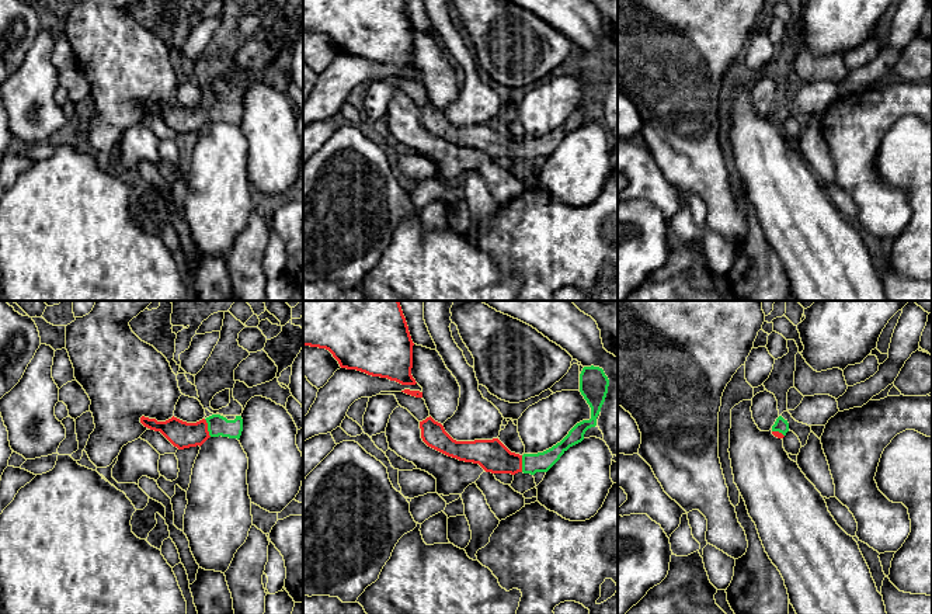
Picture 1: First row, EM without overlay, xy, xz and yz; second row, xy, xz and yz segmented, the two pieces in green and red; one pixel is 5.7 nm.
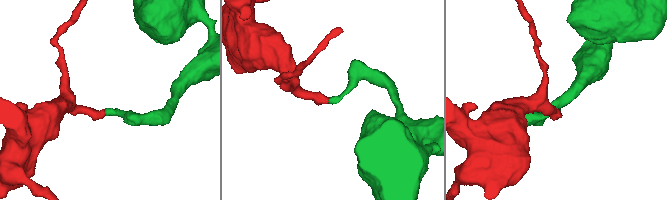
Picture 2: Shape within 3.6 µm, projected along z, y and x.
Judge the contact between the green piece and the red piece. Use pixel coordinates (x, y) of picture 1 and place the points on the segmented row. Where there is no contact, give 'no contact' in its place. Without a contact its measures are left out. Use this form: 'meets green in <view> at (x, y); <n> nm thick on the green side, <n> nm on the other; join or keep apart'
meets green in xy at (208, 427); 120 nm thick on the green side, 160 nm on the other; join

